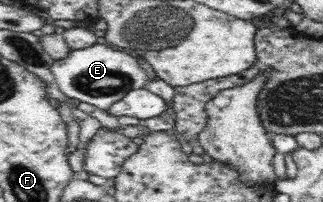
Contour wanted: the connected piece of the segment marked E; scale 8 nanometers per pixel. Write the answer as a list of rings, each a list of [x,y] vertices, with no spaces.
[[[104,41],[91,47],[71,50],[67,57],[56,59],[51,64],[52,77],[57,89],[67,97],[90,103],[108,113],[109,106],[119,101],[128,91],[145,88],[148,83],[147,71],[140,61],[128,52],[119,51]]]

